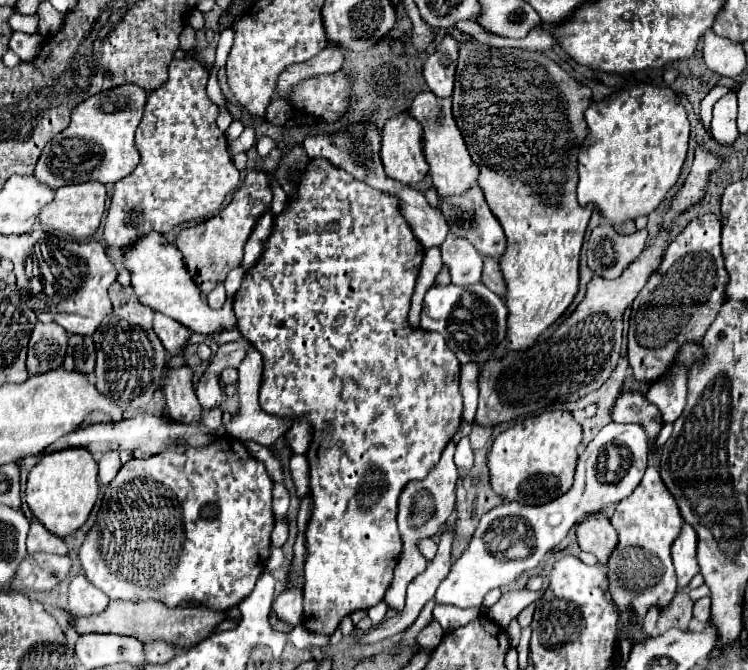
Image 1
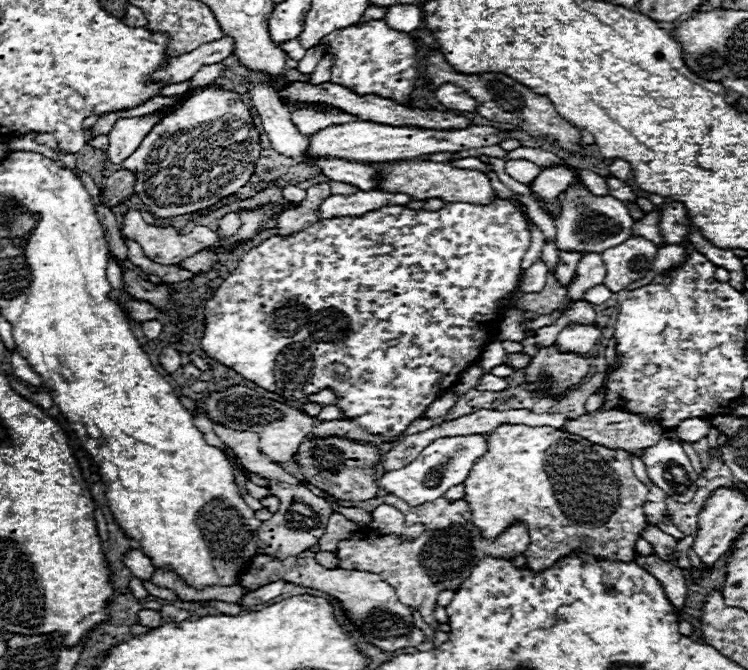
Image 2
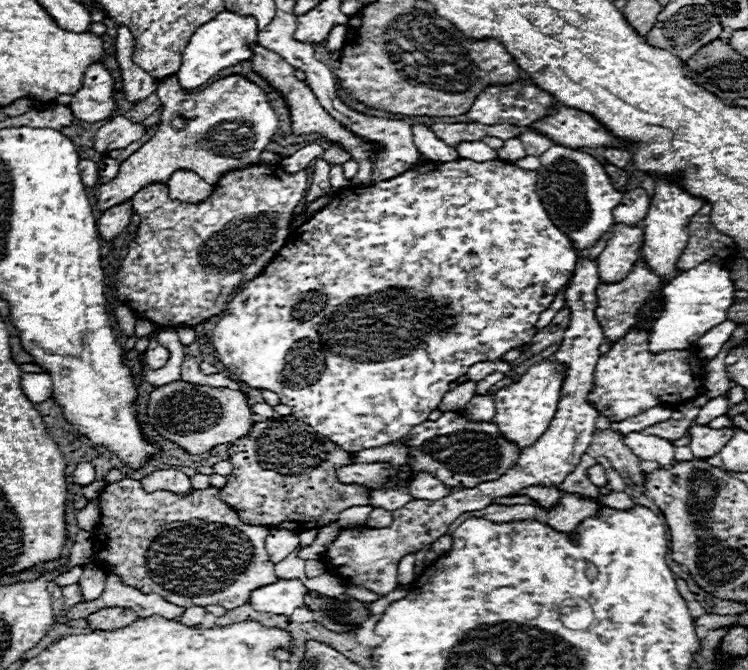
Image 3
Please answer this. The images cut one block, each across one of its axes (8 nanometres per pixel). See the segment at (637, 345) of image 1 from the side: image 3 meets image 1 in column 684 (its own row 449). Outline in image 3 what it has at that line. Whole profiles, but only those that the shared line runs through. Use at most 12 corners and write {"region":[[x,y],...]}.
{"region":[[294,416],[228,446],[220,500],[300,534],[370,502],[352,454]]}

